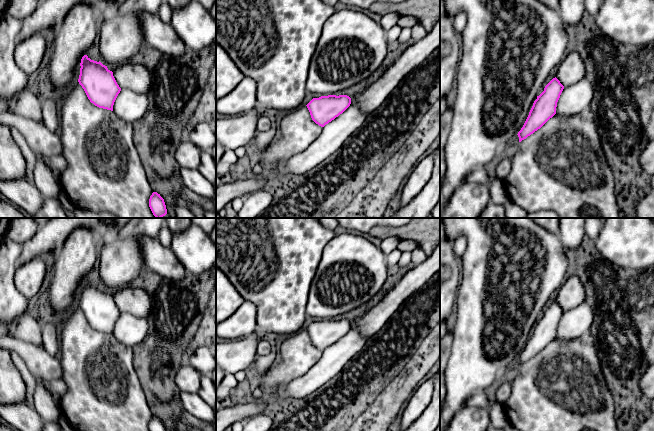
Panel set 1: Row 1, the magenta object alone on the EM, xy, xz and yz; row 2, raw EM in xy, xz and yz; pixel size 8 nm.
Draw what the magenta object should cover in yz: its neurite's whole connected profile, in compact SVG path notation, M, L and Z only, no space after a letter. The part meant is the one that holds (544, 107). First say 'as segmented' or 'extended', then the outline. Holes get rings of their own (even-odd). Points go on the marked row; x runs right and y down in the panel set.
as segmented; M556 77L545 86L544 91L534 101L523 127L517 134L519 142L540 129L556 114L557 102L563 89L564 86Z

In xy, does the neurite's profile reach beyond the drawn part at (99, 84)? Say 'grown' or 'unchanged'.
unchanged

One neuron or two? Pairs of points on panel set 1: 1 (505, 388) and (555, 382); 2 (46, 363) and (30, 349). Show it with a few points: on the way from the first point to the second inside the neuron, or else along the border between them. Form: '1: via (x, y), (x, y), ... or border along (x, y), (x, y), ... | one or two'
1: border along (510, 377), (510, 396), (504, 403) | two
2: via (42, 361), (34, 353) | one

